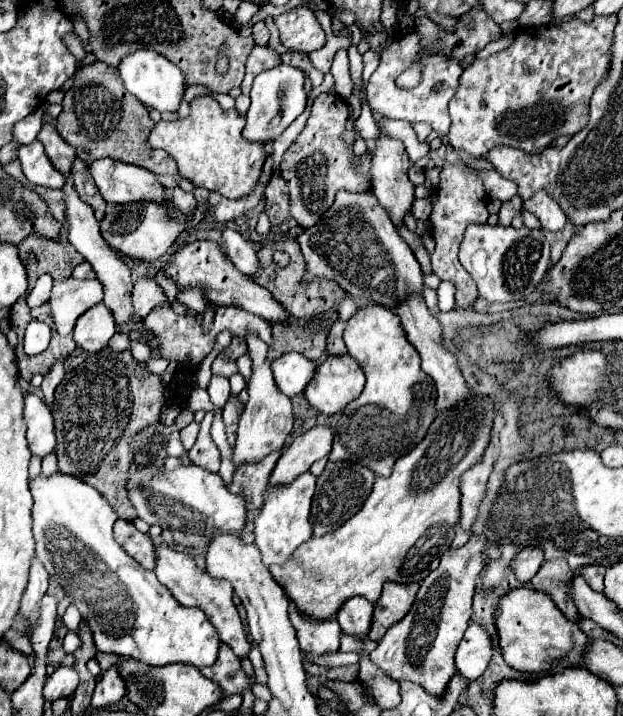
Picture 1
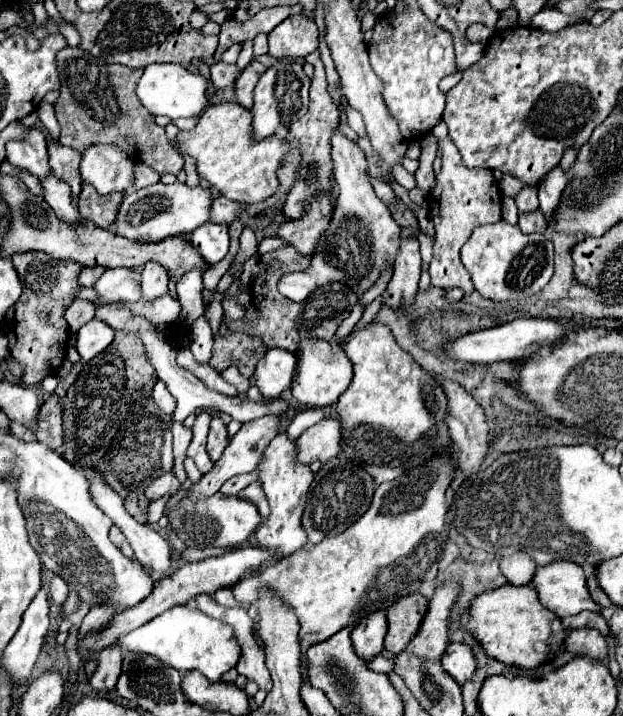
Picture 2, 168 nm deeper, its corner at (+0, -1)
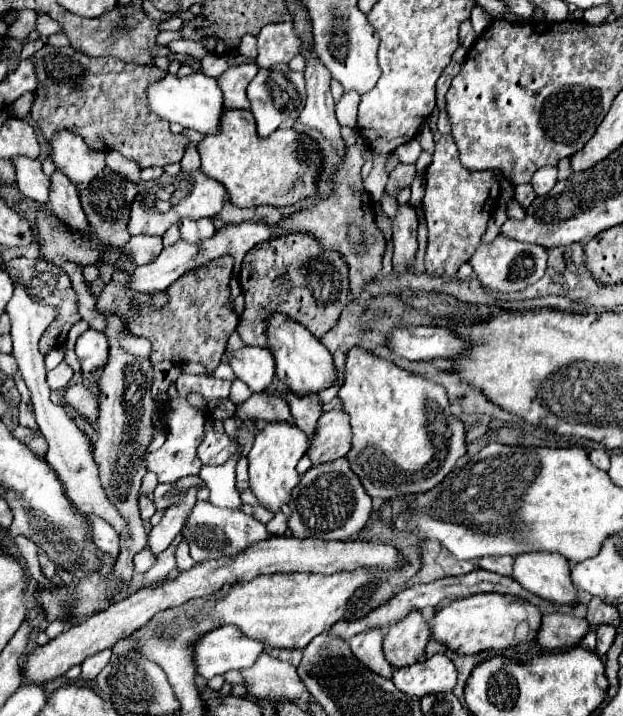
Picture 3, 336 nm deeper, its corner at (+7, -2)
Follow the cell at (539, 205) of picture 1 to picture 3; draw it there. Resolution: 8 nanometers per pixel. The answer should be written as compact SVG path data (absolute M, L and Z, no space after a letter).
M546 166L546 168L540 168L540 170L534 172L530 184L534 186L534 192L538 196L542 196L542 194L548 194L554 188L556 180L558 180L558 168Z

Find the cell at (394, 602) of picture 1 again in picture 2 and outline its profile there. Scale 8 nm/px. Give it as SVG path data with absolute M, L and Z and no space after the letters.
M409 593L401 597L401 601L393 603L391 609L387 609L387 635L385 635L385 649L391 653L401 653L405 645L411 641L411 637L417 633L417 627L427 611L427 597L421 593Z

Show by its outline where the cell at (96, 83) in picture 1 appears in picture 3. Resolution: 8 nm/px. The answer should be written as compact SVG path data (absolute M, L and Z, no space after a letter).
M44 44L38 52L30 56L30 60L36 66L38 74L38 90L36 98L30 110L32 120L38 124L42 130L44 138L50 140L58 130L68 128L84 138L88 148L108 152L108 150L118 150L122 152L124 158L134 160L140 164L140 168L148 166L166 166L172 162L180 162L182 154L186 150L188 138L182 134L172 134L170 132L170 122L154 116L146 102L146 90L152 82L162 80L168 72L160 70L156 66L140 66L140 64L130 64L122 62L118 58L92 58L86 56L74 48L54 48L50 44Z

